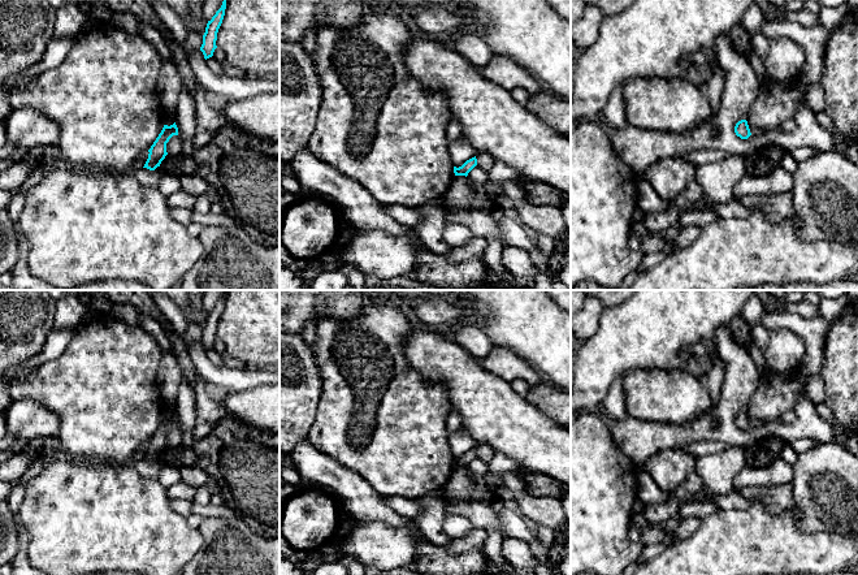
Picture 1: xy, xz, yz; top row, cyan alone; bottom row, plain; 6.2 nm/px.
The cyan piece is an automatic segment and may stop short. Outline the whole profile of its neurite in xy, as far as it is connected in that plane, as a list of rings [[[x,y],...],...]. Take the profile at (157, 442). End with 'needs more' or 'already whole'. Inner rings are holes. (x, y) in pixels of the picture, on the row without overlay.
[[[176,414],[170,418],[164,416],[161,424],[148,441],[148,450],[143,459],[147,459],[150,462],[155,462],[157,458],[160,458],[161,453],[168,446],[166,444],[166,435],[173,427],[178,427],[178,419]]]; already whole

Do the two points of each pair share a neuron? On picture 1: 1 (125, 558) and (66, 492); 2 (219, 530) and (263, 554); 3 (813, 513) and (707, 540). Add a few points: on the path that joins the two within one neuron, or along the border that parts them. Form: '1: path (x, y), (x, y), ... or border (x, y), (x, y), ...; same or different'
1: path (116, 541), (83, 509); same
2: path (229, 540), (243, 554), (252, 554); same
3: border (793, 504), (802, 531), (826, 532); different

